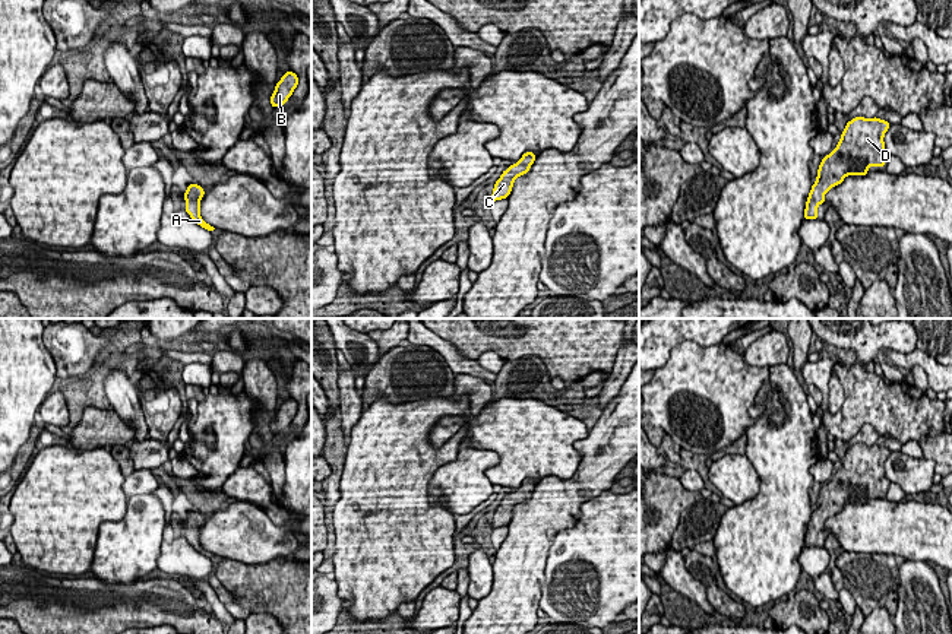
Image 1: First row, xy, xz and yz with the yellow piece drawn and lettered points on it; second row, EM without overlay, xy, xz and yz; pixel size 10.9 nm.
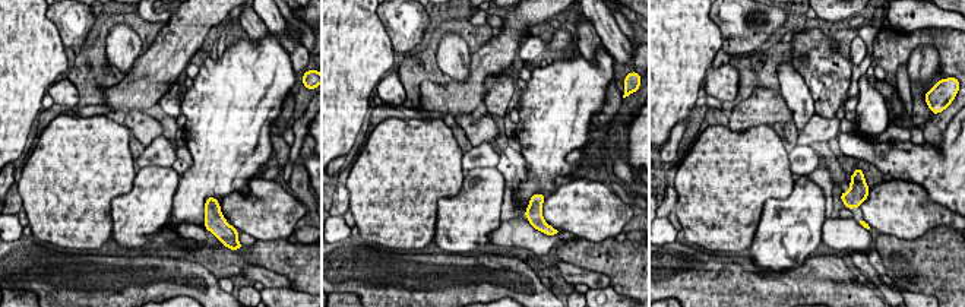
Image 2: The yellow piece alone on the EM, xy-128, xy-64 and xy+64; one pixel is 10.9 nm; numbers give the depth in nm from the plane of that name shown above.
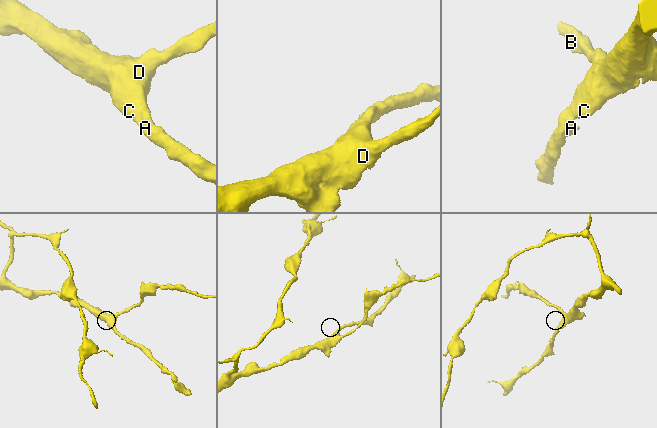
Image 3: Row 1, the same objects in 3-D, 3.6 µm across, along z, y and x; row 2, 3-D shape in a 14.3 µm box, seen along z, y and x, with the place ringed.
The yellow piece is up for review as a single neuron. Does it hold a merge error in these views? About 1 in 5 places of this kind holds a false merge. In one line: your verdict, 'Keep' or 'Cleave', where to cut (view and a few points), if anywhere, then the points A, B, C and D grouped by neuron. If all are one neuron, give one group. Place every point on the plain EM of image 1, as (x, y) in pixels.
Keep. No split. Groups: A B C D

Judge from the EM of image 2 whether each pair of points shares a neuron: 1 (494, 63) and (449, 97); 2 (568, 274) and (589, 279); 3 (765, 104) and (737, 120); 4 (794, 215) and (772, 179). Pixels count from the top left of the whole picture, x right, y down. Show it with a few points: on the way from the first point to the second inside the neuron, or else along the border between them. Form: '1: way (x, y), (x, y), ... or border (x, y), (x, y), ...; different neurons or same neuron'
1: way (483, 72), (461, 94); same neuron
2: way (573, 275), (584, 275); same neuron
3: way (758, 110), (744, 114); same neuron
4: border (794, 182), (785, 198), (765, 202), (759, 221); different neurons

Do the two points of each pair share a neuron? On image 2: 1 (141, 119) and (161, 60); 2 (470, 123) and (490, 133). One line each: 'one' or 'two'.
1: two
2: one

